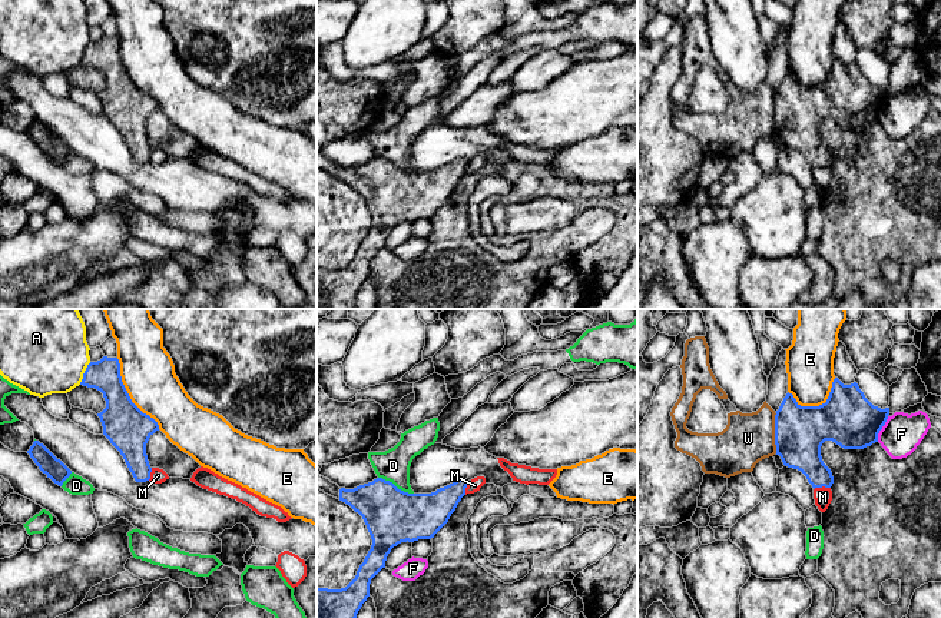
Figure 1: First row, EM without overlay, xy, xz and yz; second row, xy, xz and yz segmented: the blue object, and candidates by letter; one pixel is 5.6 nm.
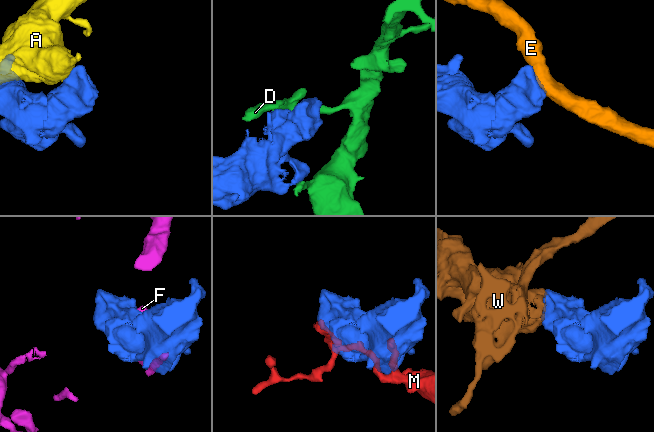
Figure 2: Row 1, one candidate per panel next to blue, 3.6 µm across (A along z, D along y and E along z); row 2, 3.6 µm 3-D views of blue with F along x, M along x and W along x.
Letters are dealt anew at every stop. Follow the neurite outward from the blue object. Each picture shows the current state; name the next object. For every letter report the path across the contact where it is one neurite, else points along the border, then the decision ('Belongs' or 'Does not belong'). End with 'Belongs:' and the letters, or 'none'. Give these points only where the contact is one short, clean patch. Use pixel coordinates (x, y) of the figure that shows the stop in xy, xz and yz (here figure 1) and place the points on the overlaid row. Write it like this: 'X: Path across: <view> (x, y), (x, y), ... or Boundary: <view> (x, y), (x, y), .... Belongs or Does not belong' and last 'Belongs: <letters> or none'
A: Boundary: xy (90, 362), (79, 384). Does not belong
D: Does not belong
E: Does not belong
F: Does not belong
M: Boundary: yz (829, 487), (817, 487), (814, 489). Does not belong
W: Does not belong
Belongs: none

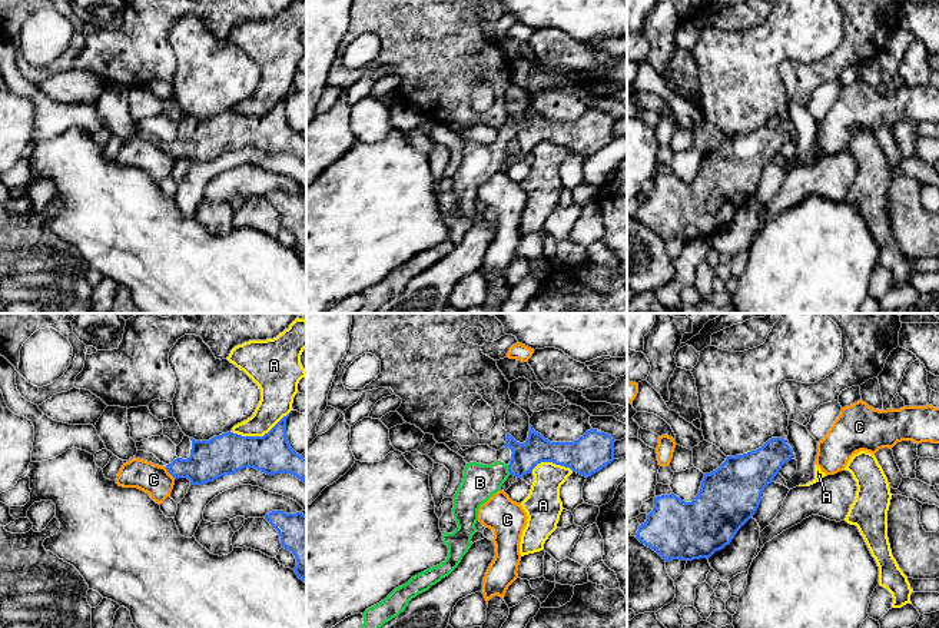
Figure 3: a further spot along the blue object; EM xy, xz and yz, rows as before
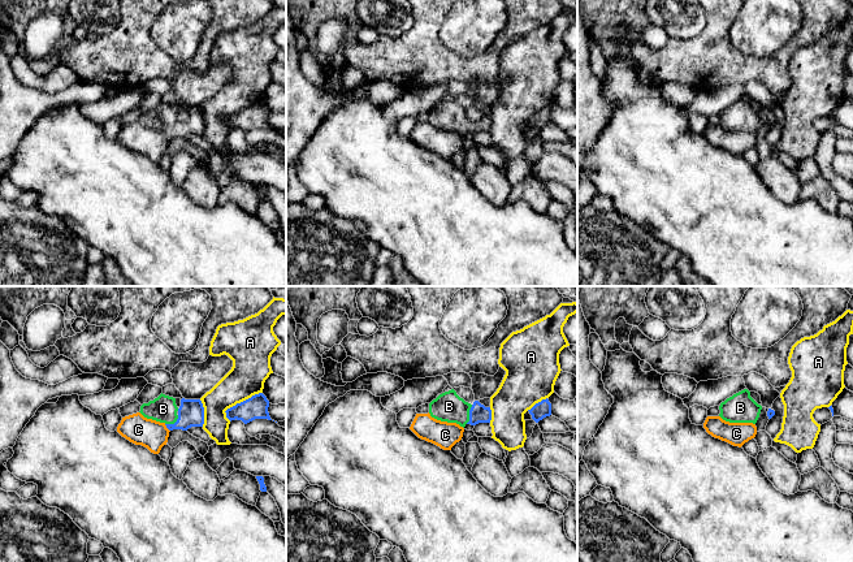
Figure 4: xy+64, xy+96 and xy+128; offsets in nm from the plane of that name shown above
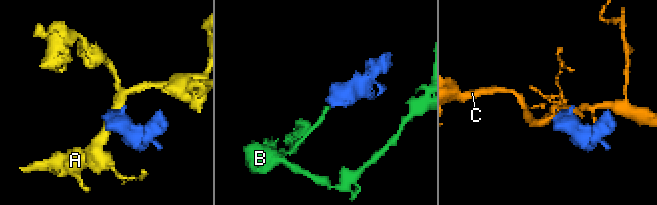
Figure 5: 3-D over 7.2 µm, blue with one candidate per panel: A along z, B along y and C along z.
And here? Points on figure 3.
A: Does not belong
B: Path across: xz (526, 457), (508, 469), (500, 471), (480, 482). Belongs
C: Boundary: xy (165, 467), (175, 478). Does not belong
Belongs: B

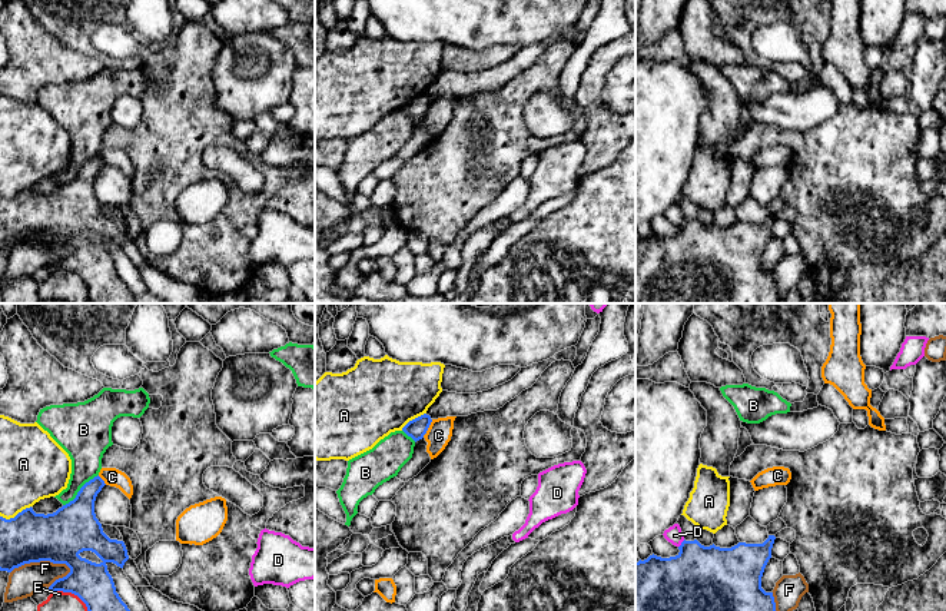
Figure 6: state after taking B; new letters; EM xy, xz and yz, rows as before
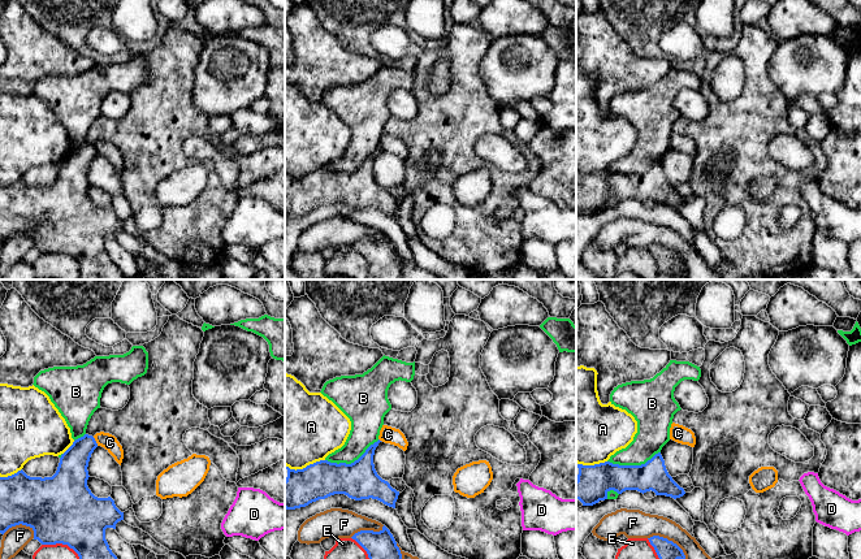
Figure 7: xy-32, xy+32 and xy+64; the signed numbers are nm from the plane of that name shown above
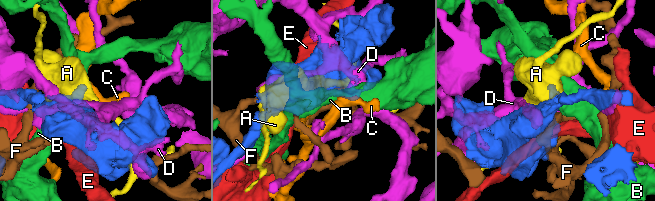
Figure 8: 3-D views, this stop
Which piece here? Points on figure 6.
A: Does not belong
B: Does not belong
C: Boundary: xz (432, 419), (422, 437). Does not belong
D: Does not belong
E: Does not belong
F: Does not belong
Belongs: none

